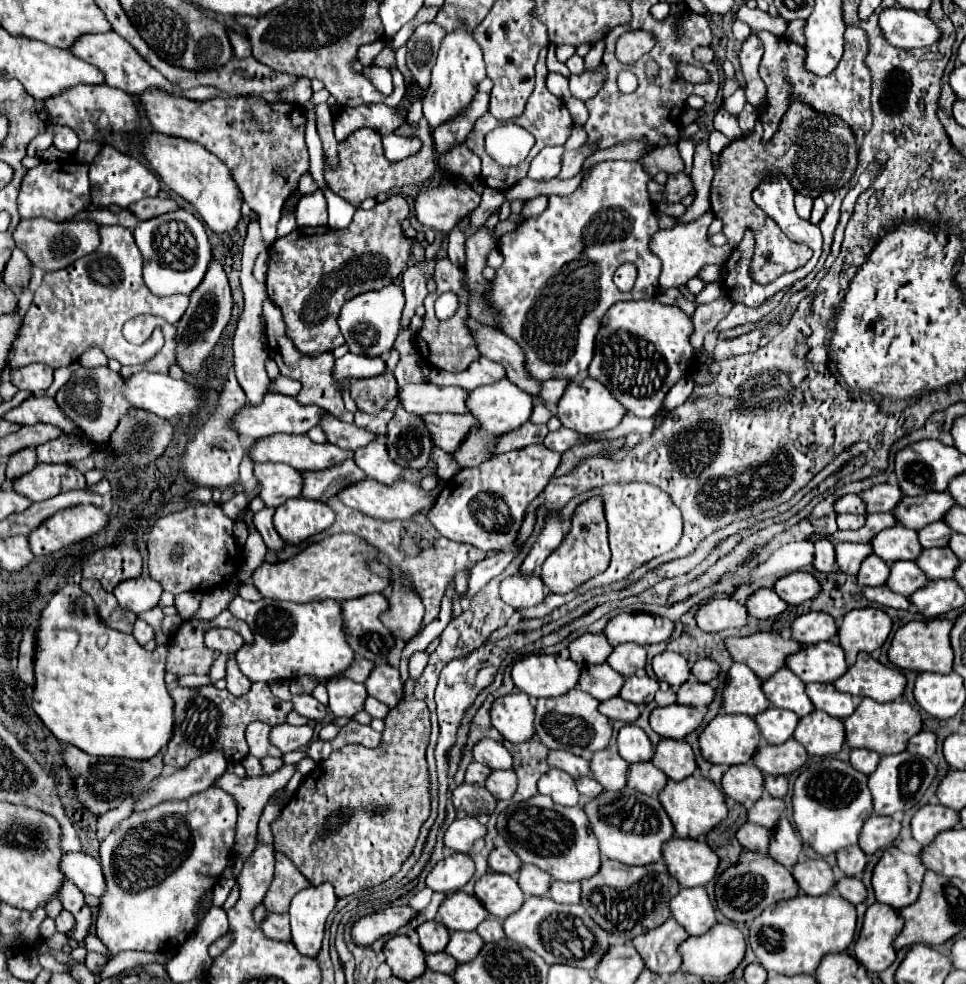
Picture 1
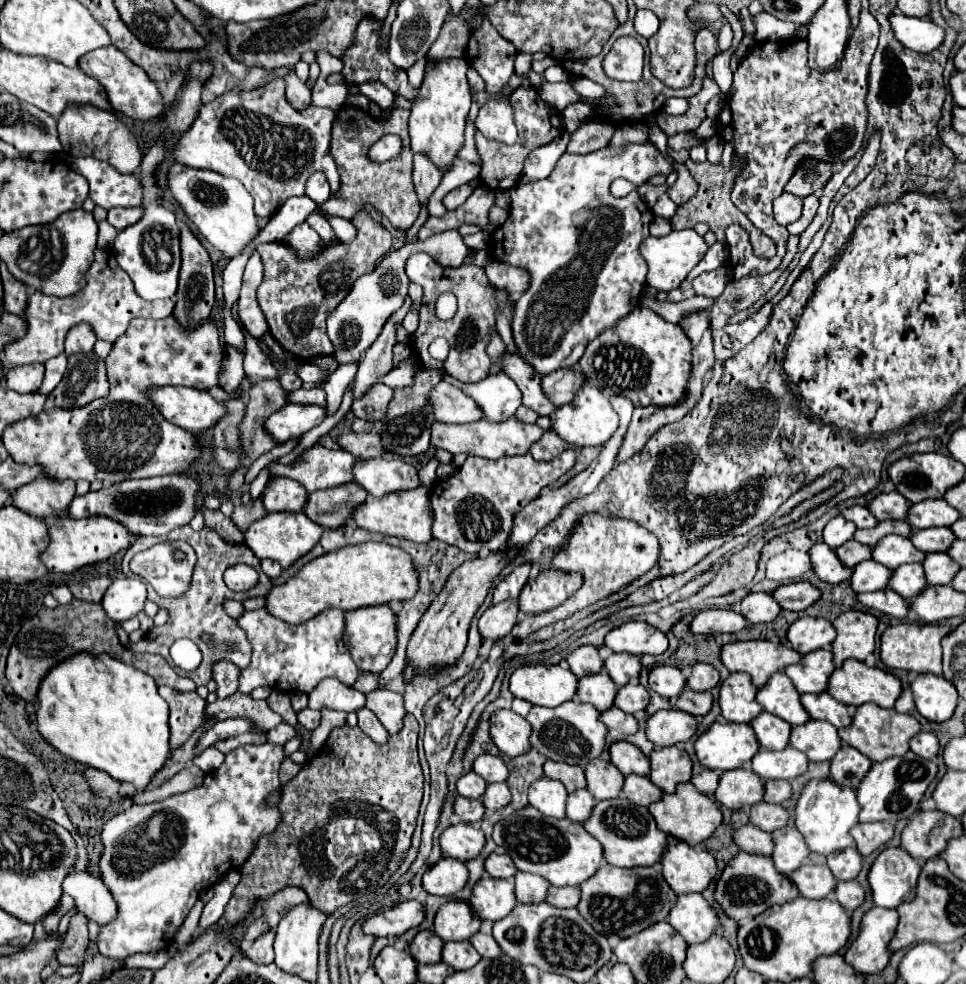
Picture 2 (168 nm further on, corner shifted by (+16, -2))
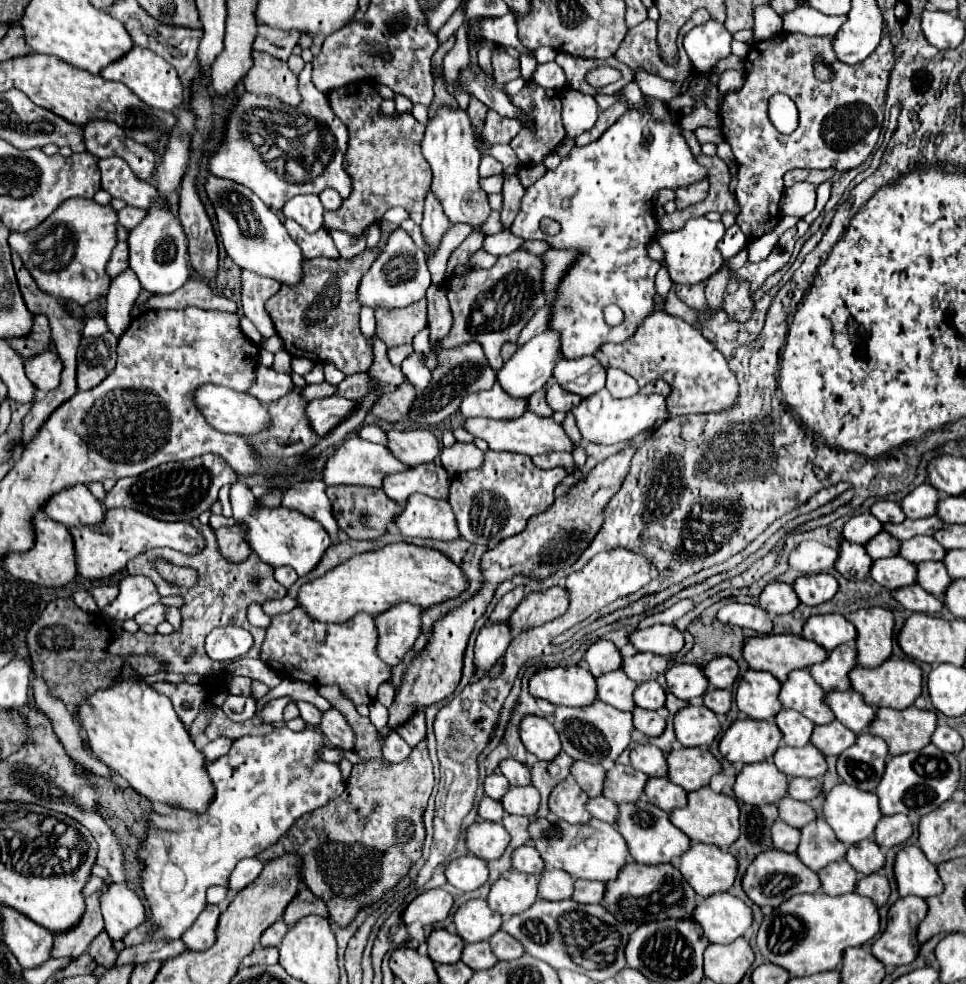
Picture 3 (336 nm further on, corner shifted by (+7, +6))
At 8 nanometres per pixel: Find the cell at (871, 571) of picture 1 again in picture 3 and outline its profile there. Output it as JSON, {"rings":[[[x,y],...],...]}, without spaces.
{"rings":[[[893,556],[893,558],[883,558],[883,560],[875,560],[871,566],[871,578],[889,588],[901,588],[901,586],[909,586],[915,582],[915,564],[911,564],[909,560],[901,558],[901,556]]]}

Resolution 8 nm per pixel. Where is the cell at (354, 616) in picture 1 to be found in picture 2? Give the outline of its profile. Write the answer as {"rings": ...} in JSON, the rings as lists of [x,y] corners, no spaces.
{"rings":[[[382,604],[376,608],[358,608],[356,612],[346,612],[346,646],[360,670],[380,676],[396,650],[396,614],[390,610],[390,606]]]}

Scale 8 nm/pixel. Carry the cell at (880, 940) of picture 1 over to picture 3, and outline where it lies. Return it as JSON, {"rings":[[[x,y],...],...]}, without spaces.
{"rings":[[[905,896],[889,908],[889,920],[885,932],[873,942],[871,954],[887,968],[911,964],[919,952],[915,932],[925,918],[927,906],[923,898]]]}

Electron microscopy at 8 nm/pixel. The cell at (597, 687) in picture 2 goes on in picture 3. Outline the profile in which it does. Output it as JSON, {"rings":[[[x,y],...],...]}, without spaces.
{"rings":[[[617,668],[597,678],[597,698],[619,710],[633,710],[633,690],[637,684],[627,678],[627,674]]]}

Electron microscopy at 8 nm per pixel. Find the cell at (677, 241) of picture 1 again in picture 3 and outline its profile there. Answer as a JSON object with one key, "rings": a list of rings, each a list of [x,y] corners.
{"rings":[[[691,218],[681,230],[663,232],[657,238],[657,244],[663,248],[665,266],[669,270],[671,280],[675,284],[697,284],[697,282],[705,282],[711,274],[715,274],[723,264],[721,254],[715,250],[715,246],[723,238],[723,234],[725,234],[723,224],[709,222],[707,218]]]}

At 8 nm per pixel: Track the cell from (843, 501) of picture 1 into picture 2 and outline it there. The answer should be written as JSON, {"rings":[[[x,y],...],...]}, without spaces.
{"rings":[[[852,506],[842,510],[842,516],[852,520],[858,528],[874,528],[878,524],[878,520],[874,518],[874,514],[866,508],[866,506]]]}

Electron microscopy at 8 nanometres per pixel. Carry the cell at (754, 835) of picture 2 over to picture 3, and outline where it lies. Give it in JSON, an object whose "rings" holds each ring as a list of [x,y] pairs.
{"rings":[[[775,820],[771,828],[771,838],[773,838],[773,848],[783,850],[783,852],[795,852],[799,844],[801,832],[797,828],[789,828],[789,824]]]}

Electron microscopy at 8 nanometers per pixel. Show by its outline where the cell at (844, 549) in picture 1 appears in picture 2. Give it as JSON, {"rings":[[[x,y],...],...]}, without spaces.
{"rings":[[[850,540],[848,544],[842,544],[840,548],[836,548],[836,554],[840,556],[840,560],[850,564],[850,568],[854,568],[856,564],[872,558],[872,546],[866,546],[866,544],[860,544],[856,540]]]}

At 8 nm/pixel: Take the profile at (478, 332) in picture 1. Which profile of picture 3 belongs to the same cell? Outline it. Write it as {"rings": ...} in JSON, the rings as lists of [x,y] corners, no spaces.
{"rings":[[[551,382],[545,384],[545,396],[547,396],[547,404],[553,410],[561,410],[561,412],[571,412],[573,406],[577,406],[581,402],[581,396],[565,392],[563,388],[559,388],[559,384]]]}

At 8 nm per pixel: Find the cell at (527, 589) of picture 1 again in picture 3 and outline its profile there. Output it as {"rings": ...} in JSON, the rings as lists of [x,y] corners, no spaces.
{"rings":[[[485,624],[475,642],[475,668],[489,670],[497,658],[503,656],[507,646],[511,644],[511,628],[509,624]]]}

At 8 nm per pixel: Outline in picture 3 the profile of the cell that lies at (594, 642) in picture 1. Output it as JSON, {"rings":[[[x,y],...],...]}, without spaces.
{"rings":[[[599,640],[599,642],[591,644],[587,648],[583,660],[587,662],[589,672],[595,678],[605,674],[605,672],[621,668],[621,654],[619,654],[619,650],[615,648],[613,642],[607,642],[607,640]]]}

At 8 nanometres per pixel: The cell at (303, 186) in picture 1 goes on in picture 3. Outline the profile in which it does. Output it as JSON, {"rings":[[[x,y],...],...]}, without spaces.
{"rings":[[[303,194],[291,198],[283,206],[285,218],[299,222],[307,232],[317,232],[323,226],[323,204],[315,194]]]}

